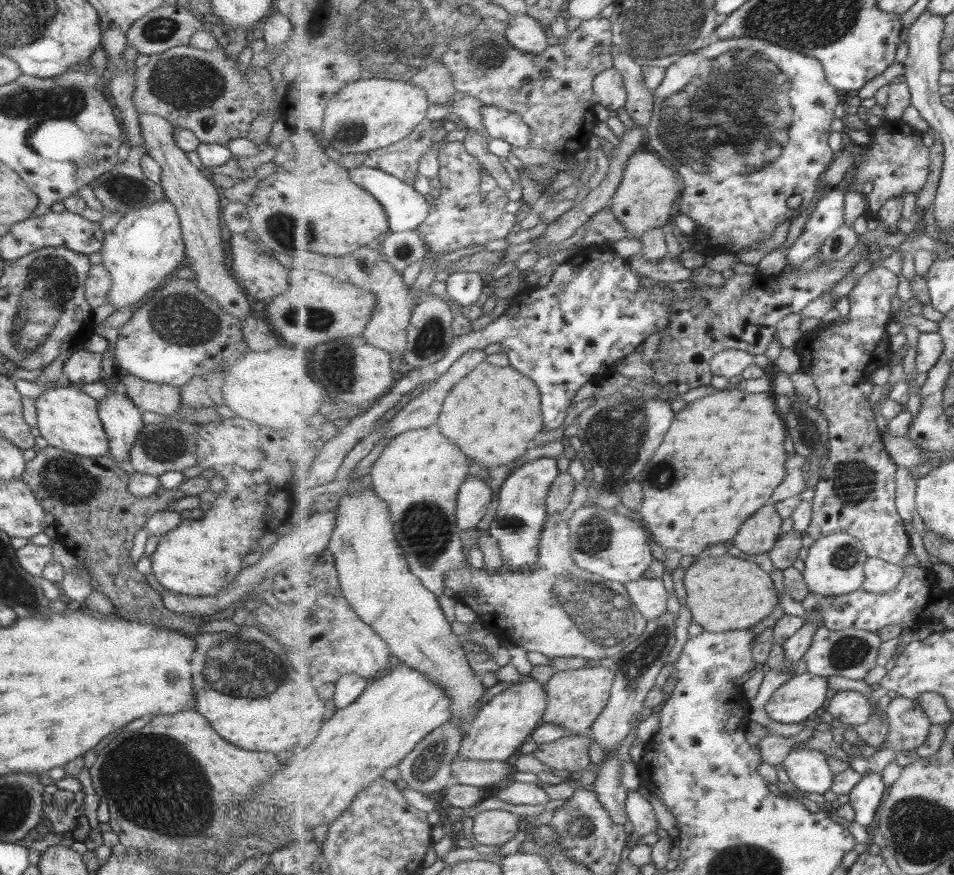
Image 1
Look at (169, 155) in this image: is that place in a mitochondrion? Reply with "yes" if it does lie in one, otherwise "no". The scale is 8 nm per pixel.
no

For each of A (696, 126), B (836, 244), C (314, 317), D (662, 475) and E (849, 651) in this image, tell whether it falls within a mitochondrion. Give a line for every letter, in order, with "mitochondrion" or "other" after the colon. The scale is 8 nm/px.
A: mitochondrion
B: other
C: mitochondrion
D: mitochondrion
E: mitochondrion

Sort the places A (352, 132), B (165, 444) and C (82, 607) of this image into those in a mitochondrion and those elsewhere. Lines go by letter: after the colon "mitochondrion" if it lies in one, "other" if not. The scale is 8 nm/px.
A: mitochondrion
B: mitochondrion
C: other

